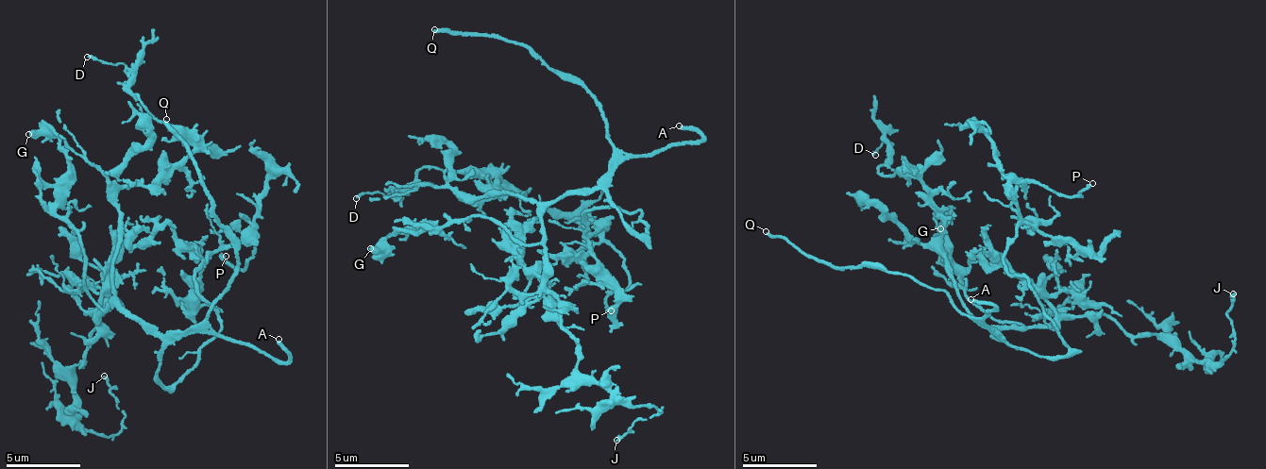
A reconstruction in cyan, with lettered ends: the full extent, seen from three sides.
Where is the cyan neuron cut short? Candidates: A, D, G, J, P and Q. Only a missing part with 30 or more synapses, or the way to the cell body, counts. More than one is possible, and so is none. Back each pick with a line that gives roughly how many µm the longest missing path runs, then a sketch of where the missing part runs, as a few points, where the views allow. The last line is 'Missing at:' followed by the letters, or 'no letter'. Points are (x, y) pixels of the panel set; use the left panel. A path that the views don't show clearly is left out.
Q: missing 35 µm
Missing at: Q

